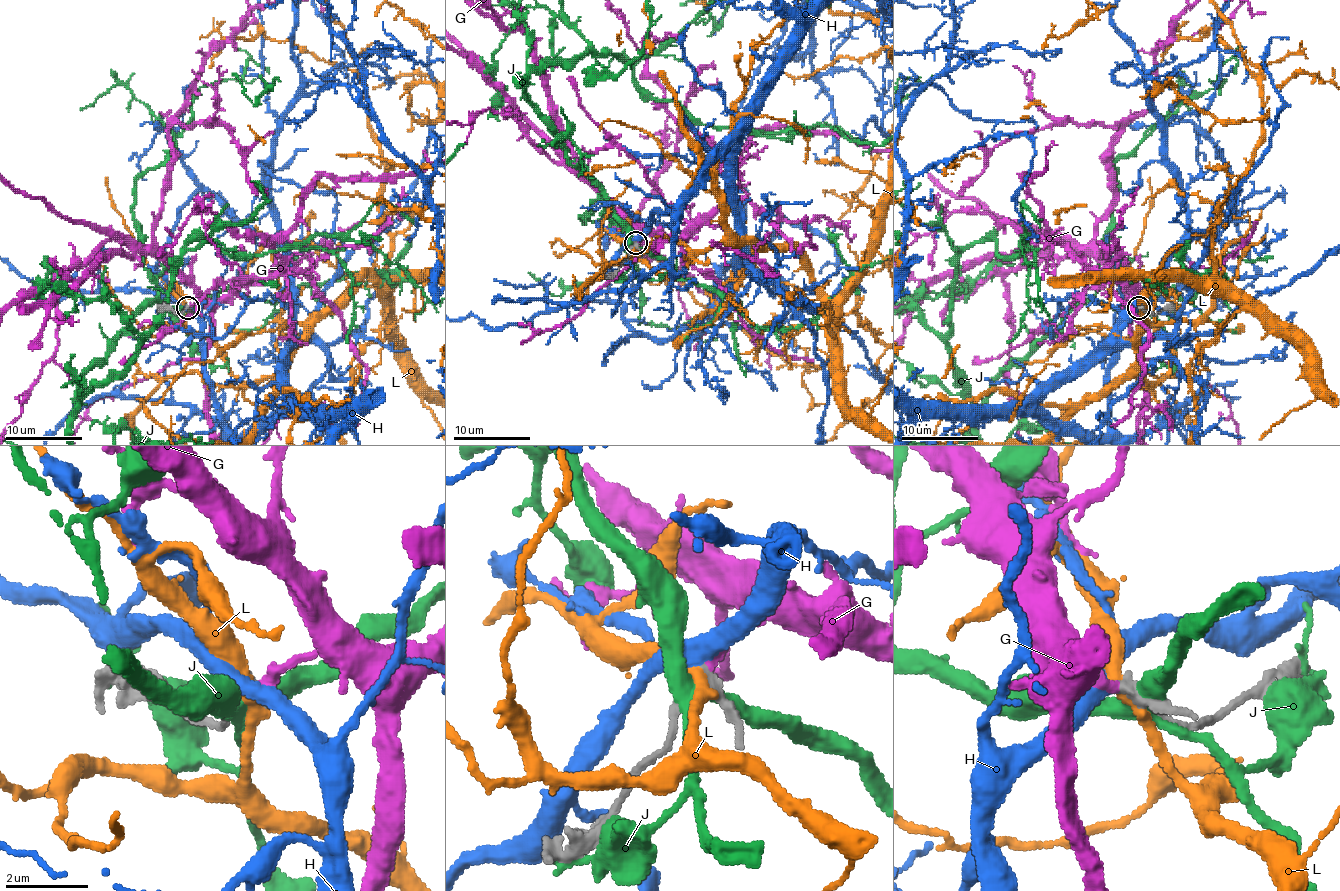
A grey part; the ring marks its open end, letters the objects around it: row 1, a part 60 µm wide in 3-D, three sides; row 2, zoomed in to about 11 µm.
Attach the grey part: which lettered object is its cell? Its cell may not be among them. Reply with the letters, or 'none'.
G

